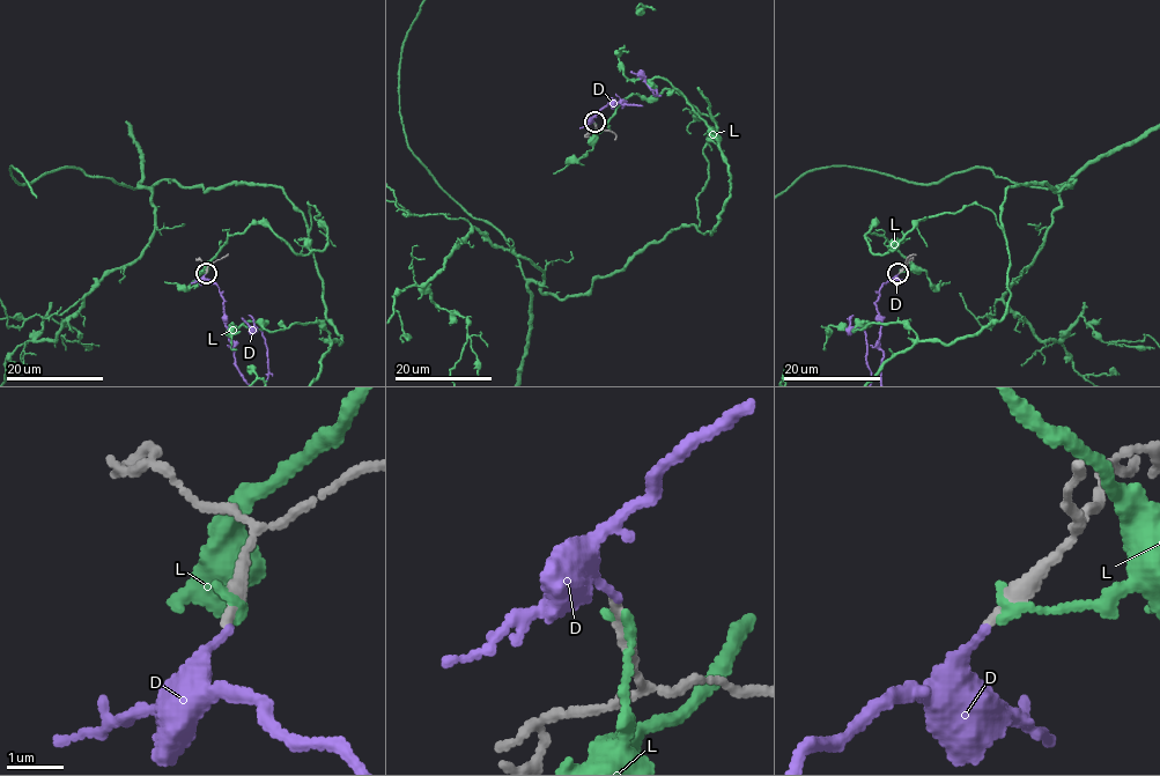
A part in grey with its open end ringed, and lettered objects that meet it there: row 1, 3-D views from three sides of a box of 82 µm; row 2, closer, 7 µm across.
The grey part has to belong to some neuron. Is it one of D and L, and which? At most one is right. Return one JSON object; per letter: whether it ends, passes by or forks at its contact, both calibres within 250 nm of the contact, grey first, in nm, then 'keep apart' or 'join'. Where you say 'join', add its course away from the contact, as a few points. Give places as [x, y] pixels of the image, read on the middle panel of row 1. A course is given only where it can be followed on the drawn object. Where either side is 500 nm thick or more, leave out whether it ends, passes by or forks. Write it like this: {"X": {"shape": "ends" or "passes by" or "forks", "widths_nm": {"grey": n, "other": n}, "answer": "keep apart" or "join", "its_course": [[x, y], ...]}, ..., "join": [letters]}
{"D": {"shape": "ends", "widths_nm": {"grey": 260, "other": 150}, "answer": "keep apart"}, "L": {"shape": "ends", "widths_nm": {"grey": 320, "other": 190}, "answer": "keep apart"}, "join": []}

